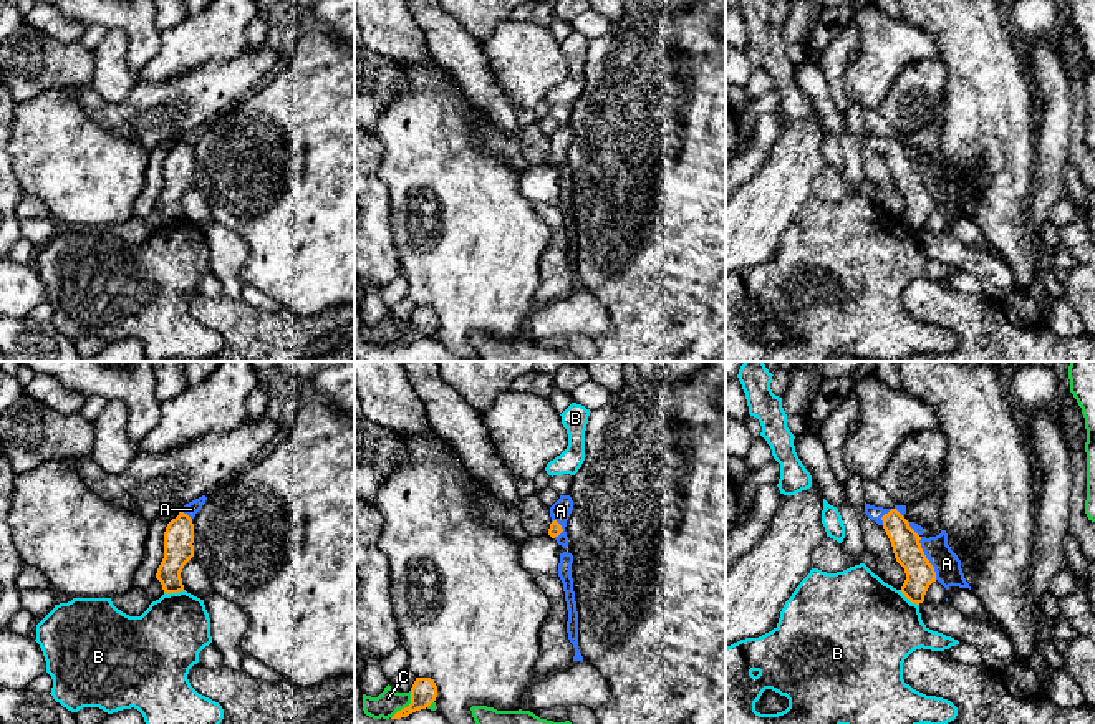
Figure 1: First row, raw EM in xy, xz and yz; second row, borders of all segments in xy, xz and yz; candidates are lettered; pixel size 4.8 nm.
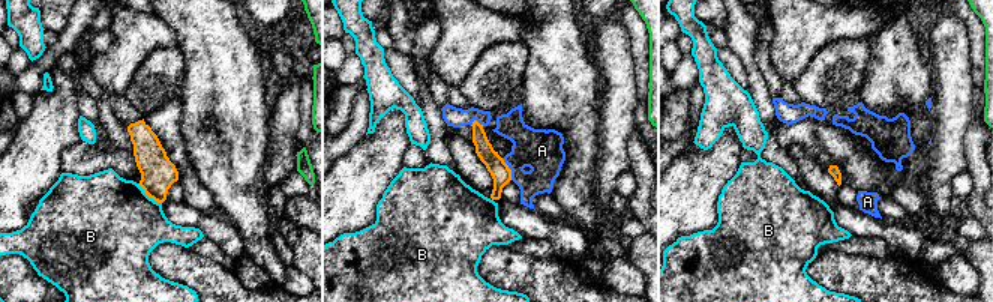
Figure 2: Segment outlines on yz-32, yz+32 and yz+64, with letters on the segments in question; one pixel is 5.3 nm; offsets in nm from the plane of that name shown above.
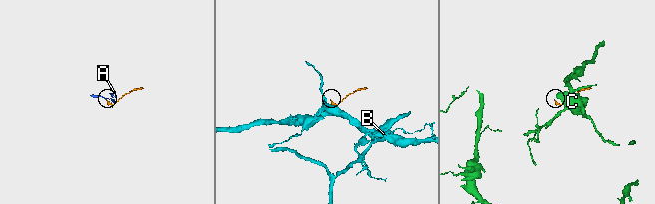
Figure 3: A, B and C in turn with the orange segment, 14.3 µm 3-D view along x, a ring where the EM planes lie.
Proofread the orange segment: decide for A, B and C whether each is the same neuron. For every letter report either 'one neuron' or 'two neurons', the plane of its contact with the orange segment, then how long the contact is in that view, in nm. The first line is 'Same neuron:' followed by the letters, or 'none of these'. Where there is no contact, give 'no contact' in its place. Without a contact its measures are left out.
Same neuron: A
A: one neuron; contact in yz; length 320 nm
B: two neurons; contact in xy; length 110 nm
C: two neurons; contact in xz; length 170 nm

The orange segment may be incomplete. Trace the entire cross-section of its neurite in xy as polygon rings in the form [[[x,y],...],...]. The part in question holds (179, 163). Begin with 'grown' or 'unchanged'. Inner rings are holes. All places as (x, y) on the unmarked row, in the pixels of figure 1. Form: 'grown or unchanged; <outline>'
grown; [[[202,124],[186,133],[179,144],[172,147],[164,161],[164,187],[157,197],[156,207],[164,222],[186,220],[181,207],[184,194],[194,186],[194,152],[192,147],[202,138],[207,126]]]

